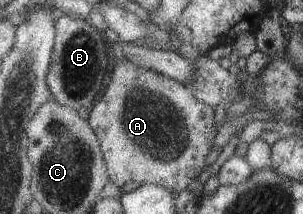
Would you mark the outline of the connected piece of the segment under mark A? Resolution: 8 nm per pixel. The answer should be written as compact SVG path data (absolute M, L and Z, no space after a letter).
M120 56L107 90L94 103L88 117L89 124L100 138L110 179L119 189L134 181L140 186L162 183L177 193L186 189L194 179L203 179L206 157L218 137L214 119L214 107L198 99L185 84L153 69L140 67L124 56Z

